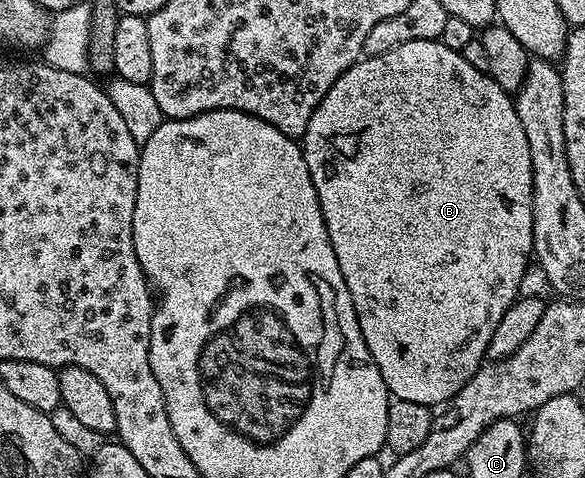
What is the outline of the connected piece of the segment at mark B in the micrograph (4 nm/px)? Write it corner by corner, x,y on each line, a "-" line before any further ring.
440,40
401,43
401,47
393,47
393,51
385,51
376,57
364,56
342,73
313,111
301,144
345,287
349,287
353,299
361,335
369,347
369,355
373,355
377,363
377,371
381,371
381,379
385,379
388,394
397,401
446,406
484,364
489,339
493,339
501,315
505,315
519,297
521,277
535,248
533,167
525,127
521,127
521,119
517,119
512,94
497,87
488,73
469,67
462,53
445,47

